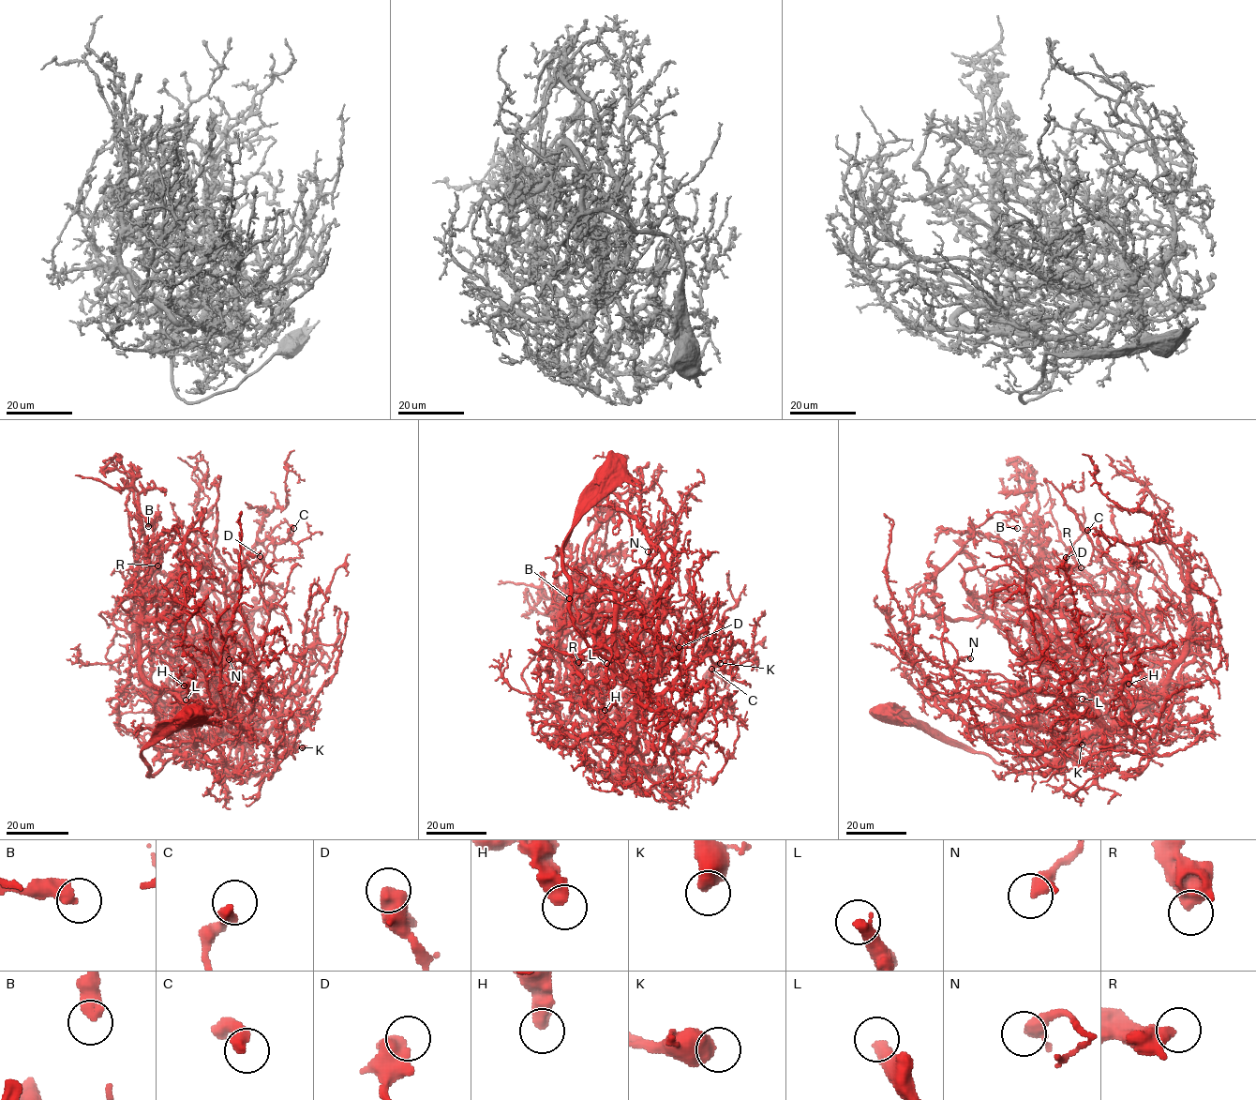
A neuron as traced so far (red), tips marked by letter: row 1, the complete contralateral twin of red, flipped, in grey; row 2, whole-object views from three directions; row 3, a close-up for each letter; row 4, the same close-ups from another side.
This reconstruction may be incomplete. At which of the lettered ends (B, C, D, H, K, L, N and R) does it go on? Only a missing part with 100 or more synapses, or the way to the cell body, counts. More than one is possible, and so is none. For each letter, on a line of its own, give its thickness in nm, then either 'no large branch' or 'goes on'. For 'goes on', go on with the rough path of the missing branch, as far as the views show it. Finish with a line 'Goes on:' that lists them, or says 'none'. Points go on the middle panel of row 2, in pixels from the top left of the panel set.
B: 440 nm thick; no large branch
C: 400 nm thick; no large branch
D: 650 nm thick; no large branch
H: 500 nm thick; no large branch
K: 600 nm thick; no large branch
L: 440 nm thick; goes on; missing branch runs (606, 663), (596, 607), (575, 571), (578, 550), (584, 546), (591, 545), (603, 537), (615, 538), (612, 543)
N: 320 nm thick; no large branch
R: 500 nm thick; no large branch
Goes on: L

